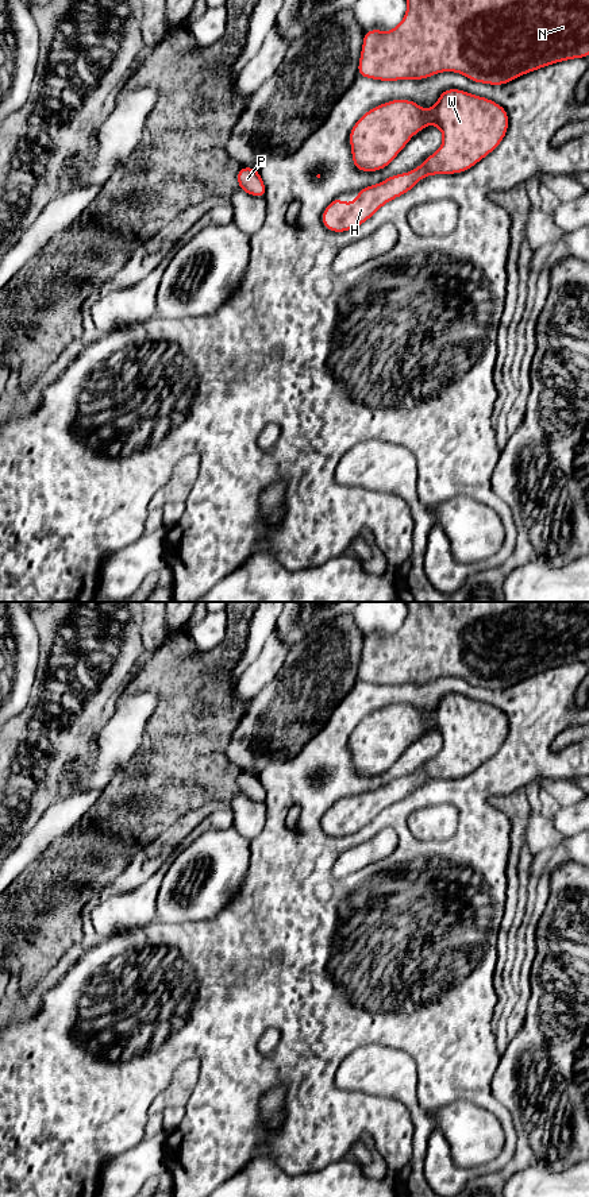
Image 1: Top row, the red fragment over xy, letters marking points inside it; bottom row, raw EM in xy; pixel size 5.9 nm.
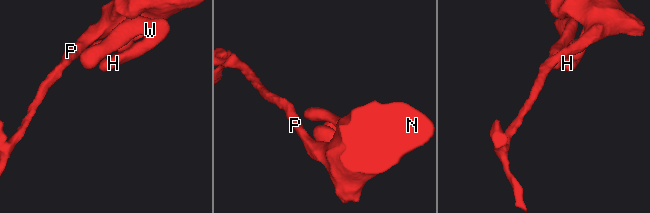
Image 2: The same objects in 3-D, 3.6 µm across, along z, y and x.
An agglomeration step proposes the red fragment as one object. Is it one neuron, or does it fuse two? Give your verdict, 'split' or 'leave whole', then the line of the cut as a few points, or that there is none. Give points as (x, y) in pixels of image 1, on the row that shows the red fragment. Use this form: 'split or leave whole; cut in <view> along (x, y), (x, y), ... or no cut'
leave whole; no cut

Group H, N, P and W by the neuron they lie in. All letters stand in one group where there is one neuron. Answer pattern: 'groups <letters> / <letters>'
groups H N P W

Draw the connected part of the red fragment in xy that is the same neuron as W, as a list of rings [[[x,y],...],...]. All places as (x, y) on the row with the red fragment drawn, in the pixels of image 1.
[[[461,89],[443,90],[438,103],[426,111],[411,100],[388,101],[367,111],[354,124],[349,135],[354,166],[359,171],[377,171],[386,167],[409,139],[430,124],[435,124],[443,134],[443,143],[436,152],[412,171],[392,175],[384,182],[358,190],[354,202],[342,202],[336,197],[323,212],[323,225],[332,232],[354,229],[369,220],[382,205],[409,192],[421,178],[469,170],[501,143],[508,131],[508,113],[497,103]]]

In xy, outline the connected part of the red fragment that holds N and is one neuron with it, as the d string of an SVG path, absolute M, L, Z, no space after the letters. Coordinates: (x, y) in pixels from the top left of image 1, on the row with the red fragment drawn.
M407 0L407 13L396 28L386 32L374 28L363 35L358 74L373 80L397 81L423 80L442 72L455 72L474 82L503 85L543 66L586 55L589 55L589 0Z

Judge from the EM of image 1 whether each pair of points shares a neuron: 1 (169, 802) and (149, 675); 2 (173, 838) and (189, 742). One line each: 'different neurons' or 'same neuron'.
1: same neuron
2: same neuron

